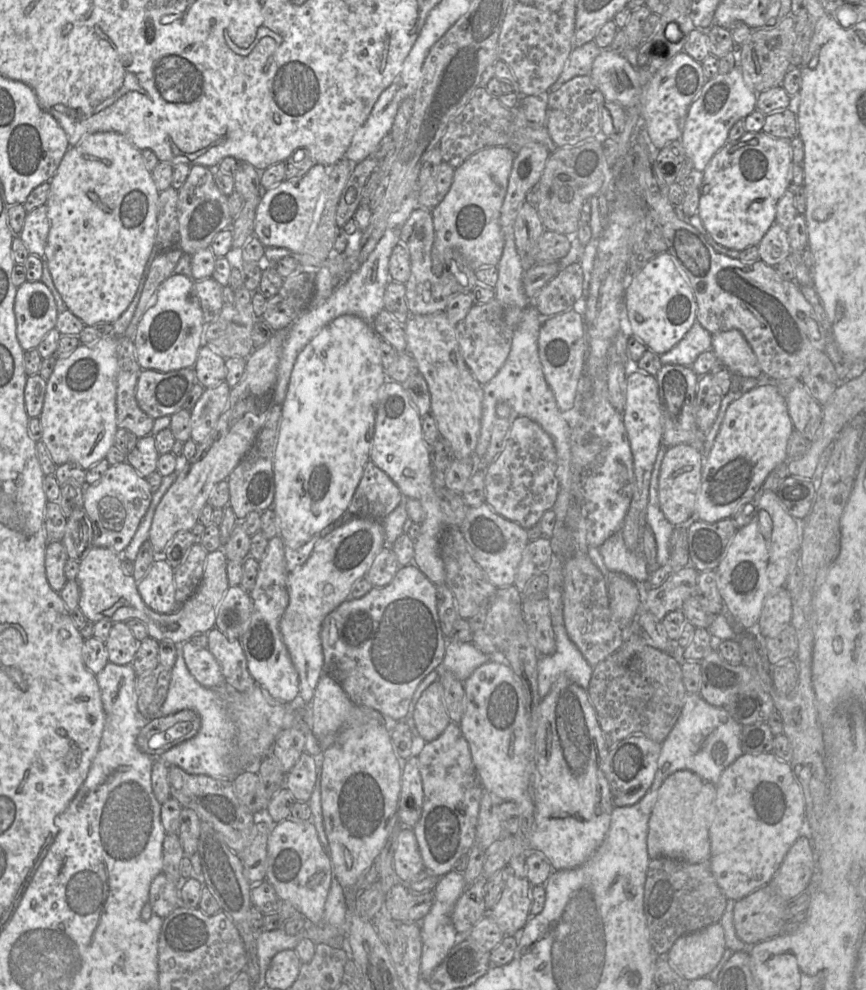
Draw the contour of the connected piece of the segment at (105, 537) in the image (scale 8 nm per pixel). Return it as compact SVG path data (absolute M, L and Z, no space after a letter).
M126 461L109 466L101 479L86 485L83 509L92 524L92 546L122 554L130 544L150 505L153 493L146 480Z

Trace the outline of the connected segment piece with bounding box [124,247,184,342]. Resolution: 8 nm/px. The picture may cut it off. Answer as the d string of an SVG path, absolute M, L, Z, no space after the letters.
M174 247L166 251L157 251L157 257L151 265L140 300L127 327L124 336L134 342L134 337L140 319L150 307L150 299L155 295L158 287L171 275L184 252L179 247Z

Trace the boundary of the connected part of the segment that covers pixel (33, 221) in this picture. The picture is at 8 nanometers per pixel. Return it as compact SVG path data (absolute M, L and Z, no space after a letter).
M41 205L27 212L19 237L30 254L45 258L49 230L50 223L47 206Z

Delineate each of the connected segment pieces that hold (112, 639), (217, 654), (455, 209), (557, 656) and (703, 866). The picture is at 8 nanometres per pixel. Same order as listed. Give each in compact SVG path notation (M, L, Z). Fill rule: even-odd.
M126 622L114 623L105 642L109 662L131 665L138 650L139 641Z
M216 627L207 633L207 637L207 648L221 667L225 685L239 692L249 690L256 682L248 670L240 640L228 638Z
M508 146L483 148L455 168L450 190L432 211L435 240L432 247L432 271L440 276L444 270L447 249L458 250L468 267L476 271L497 266L503 253L505 239L500 215L516 153Z
M547 588L552 628L555 634L556 649L551 655L538 653L538 692L545 697L560 675L566 675L574 683L587 690L593 667L589 665L566 631L563 617L562 588Z
M670 857L650 859L643 907L653 952L657 956L666 956L679 937L719 922L726 902L727 898L716 882L709 859L699 863Z

